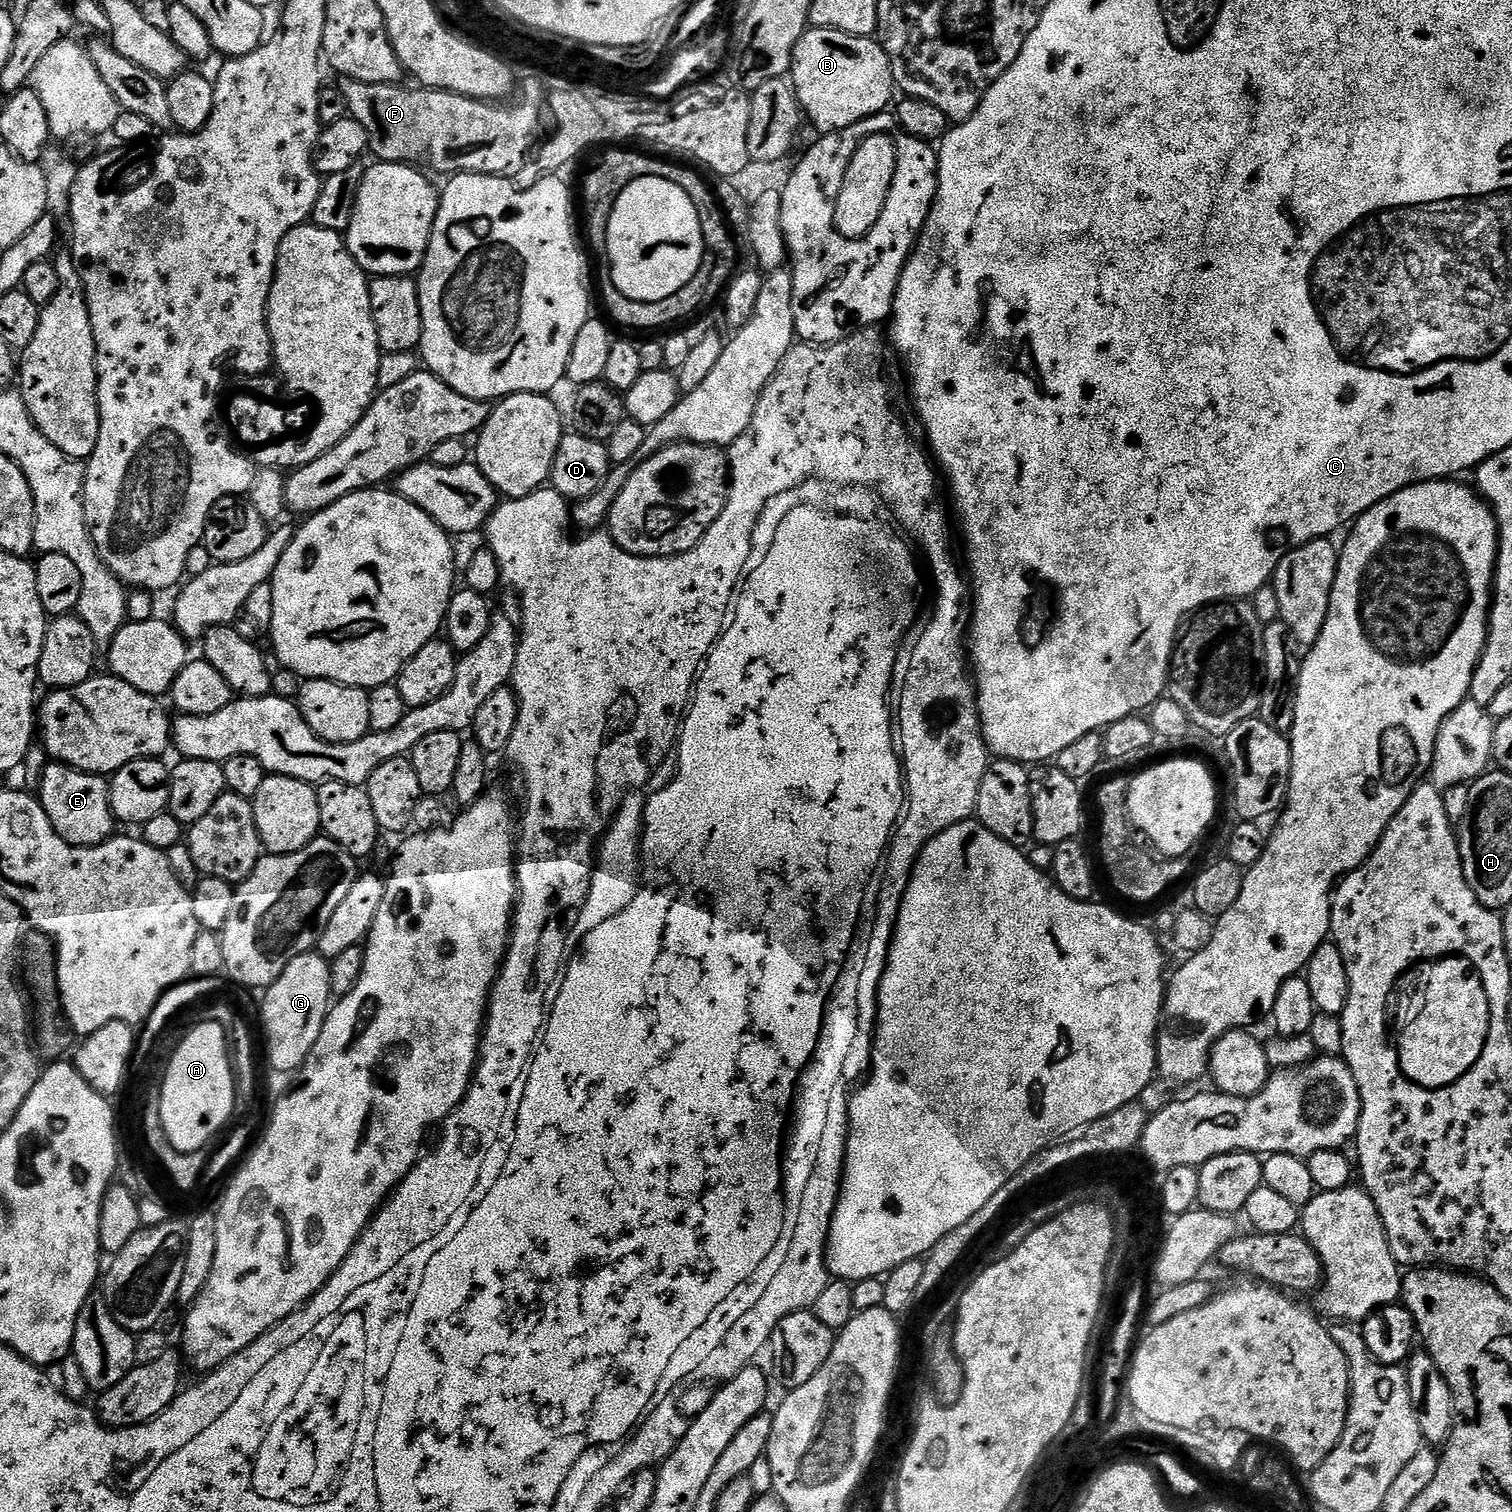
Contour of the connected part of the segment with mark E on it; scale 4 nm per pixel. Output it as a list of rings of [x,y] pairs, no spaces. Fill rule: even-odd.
[[[46,764],[40,775],[38,799],[46,810],[46,818],[50,818],[54,830],[65,842],[79,848],[89,848],[112,839],[118,821],[112,814],[108,785],[105,777],[91,776],[89,772],[79,772],[77,768],[65,764]]]

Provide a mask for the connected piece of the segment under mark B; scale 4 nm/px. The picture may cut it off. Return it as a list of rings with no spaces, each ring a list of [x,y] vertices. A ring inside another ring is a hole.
[[[809,27],[802,34],[792,55],[790,83],[800,103],[803,115],[817,128],[817,133],[837,132],[885,111],[893,103],[894,81],[884,47],[867,36],[851,36],[829,28]]]

